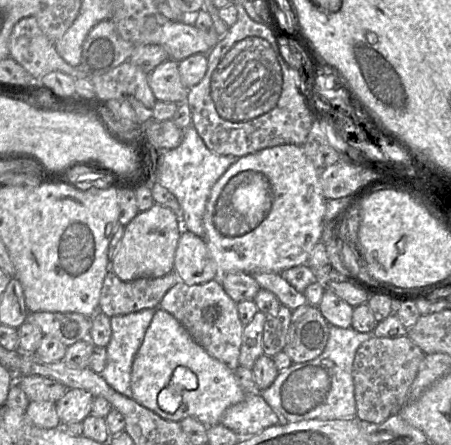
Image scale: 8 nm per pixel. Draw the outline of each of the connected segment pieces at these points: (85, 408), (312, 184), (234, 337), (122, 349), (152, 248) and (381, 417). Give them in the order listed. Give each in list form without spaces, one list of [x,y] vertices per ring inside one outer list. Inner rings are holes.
[[[67,389],[64,396],[56,402],[62,427],[71,423],[82,423],[92,411],[94,398],[82,389]]]
[[[278,145],[239,157],[213,185],[203,216],[203,225],[205,229],[203,240],[207,245],[212,259],[218,267],[219,274],[224,275],[228,272],[238,271],[247,273],[280,274],[282,271],[291,267],[307,264],[313,248],[321,240],[326,201],[320,184],[320,169],[318,169],[312,160],[305,154],[302,146]]]
[[[216,278],[196,285],[178,281],[165,293],[159,308],[173,315],[209,355],[235,371],[239,366],[244,331],[244,325],[239,319],[237,304],[225,292],[220,279]]]
[[[144,309],[110,318],[112,335],[106,346],[107,364],[99,374],[116,392],[131,397],[133,360],[156,312]]]
[[[154,203],[150,209],[139,212],[125,226],[122,240],[111,261],[110,270],[122,281],[167,275],[174,271],[175,253],[182,231],[180,217],[171,209]]]
[[[407,336],[378,338],[363,342],[356,351],[353,379],[356,417],[362,422],[381,424],[407,403],[407,394],[426,354]]]

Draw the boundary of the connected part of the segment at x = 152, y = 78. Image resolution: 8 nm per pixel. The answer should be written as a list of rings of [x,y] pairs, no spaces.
[[[167,59],[148,74],[149,86],[157,100],[177,104],[186,101],[189,88],[181,81],[178,63]]]

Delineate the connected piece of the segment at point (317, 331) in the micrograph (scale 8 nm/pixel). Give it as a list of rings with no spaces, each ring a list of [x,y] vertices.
[[[309,304],[292,311],[287,342],[282,350],[293,364],[320,356],[328,342],[330,325],[316,306]]]

